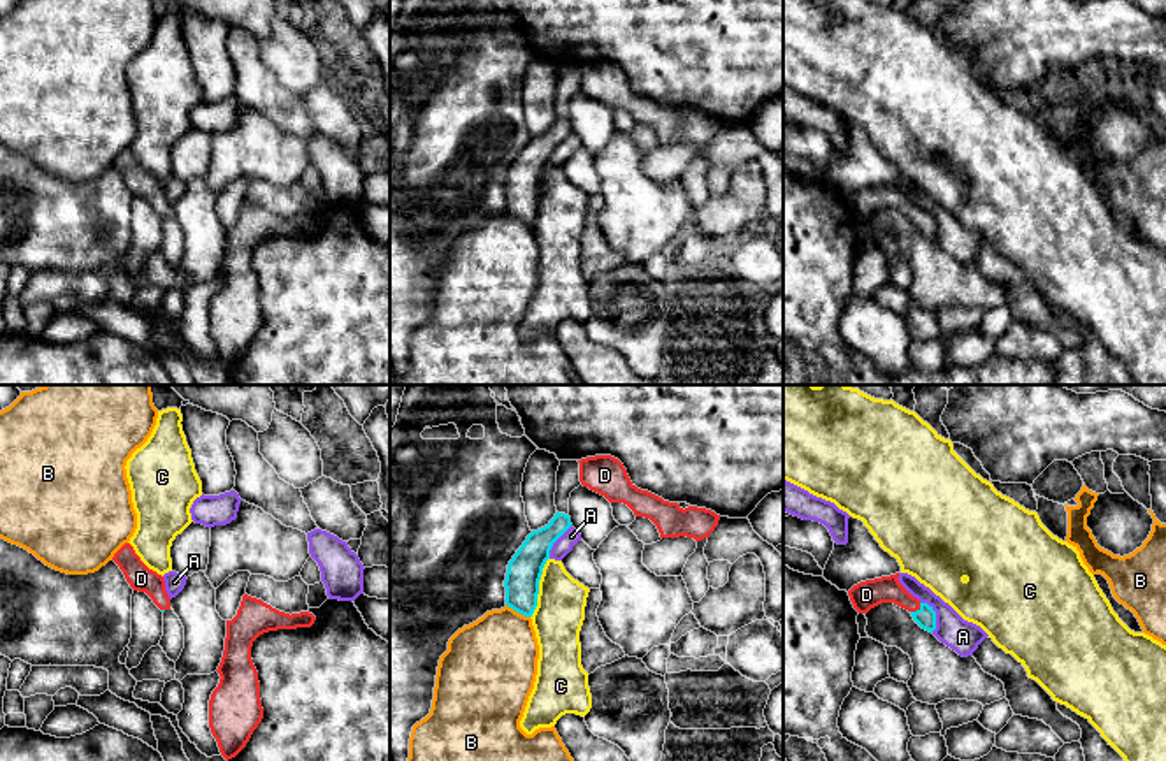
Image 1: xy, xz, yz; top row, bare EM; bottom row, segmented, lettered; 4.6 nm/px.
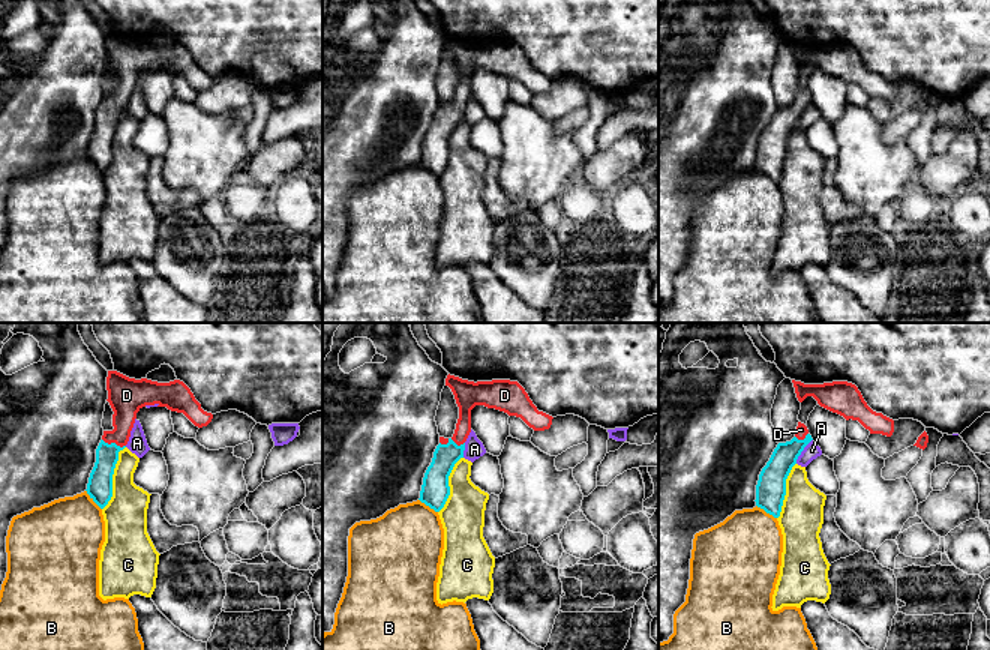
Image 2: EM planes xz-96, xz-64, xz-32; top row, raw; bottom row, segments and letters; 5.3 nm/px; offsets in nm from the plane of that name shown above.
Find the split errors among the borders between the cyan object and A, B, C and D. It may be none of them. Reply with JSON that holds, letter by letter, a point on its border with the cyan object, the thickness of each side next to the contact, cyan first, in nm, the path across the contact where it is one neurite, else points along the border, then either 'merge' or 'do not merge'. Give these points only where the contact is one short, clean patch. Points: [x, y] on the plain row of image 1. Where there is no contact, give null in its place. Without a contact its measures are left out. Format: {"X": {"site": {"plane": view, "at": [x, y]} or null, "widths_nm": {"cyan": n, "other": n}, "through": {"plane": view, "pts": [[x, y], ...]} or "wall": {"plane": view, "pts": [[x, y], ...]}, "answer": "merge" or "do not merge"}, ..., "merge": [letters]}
{"A": {"site": {"plane": "yz", "at": [935, 222]}, "widths_nm": {"cyan": 100, "other": 150}, "answer": "do not merge"}, "B": {"site": {"plane": "xz", "at": [518, 218]}, "widths_nm": {"cyan": 160, "other": 400}, "answer": "do not merge"}, "C": {"site": {"plane": "xz", "at": [538, 194]}, "widths_nm": {"cyan": 160, "other": 220}, "answer": "do not merge"}, "D": {"site": {"plane": "yz", "at": [917, 217]}, "widths_nm": {"cyan": 100, "other": 130}, "through": {"plane": "yz", "pts": [[926, 224], [917, 217], [898, 201], [866, 201]]}, "answer": "merge"}, "merge": ["D"]}

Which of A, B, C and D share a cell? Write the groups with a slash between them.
A / B / C / D

